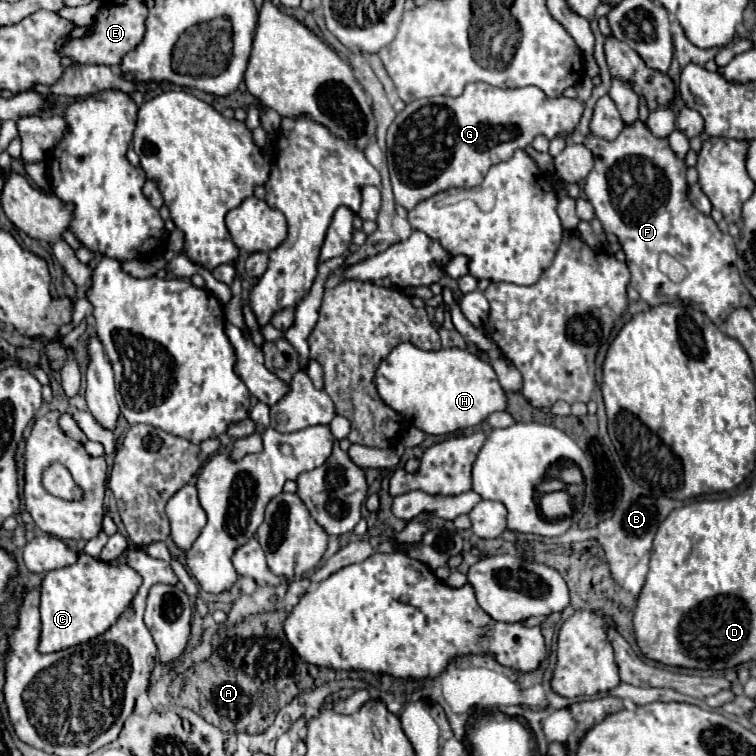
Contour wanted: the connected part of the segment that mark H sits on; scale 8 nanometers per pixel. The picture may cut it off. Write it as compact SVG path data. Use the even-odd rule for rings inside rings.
M412 342L398 344L376 368L376 388L380 398L406 420L414 420L414 426L432 436L452 434L456 430L472 428L486 420L492 412L506 408L506 394L496 378L490 364L482 362L478 356L462 348L442 348L442 350L420 350Z

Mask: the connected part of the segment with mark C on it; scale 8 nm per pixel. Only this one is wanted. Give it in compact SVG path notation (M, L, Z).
M88 554L72 566L50 570L40 586L42 634L38 650L50 654L100 636L118 620L120 612L128 608L140 584L140 574L130 566L114 566Z

